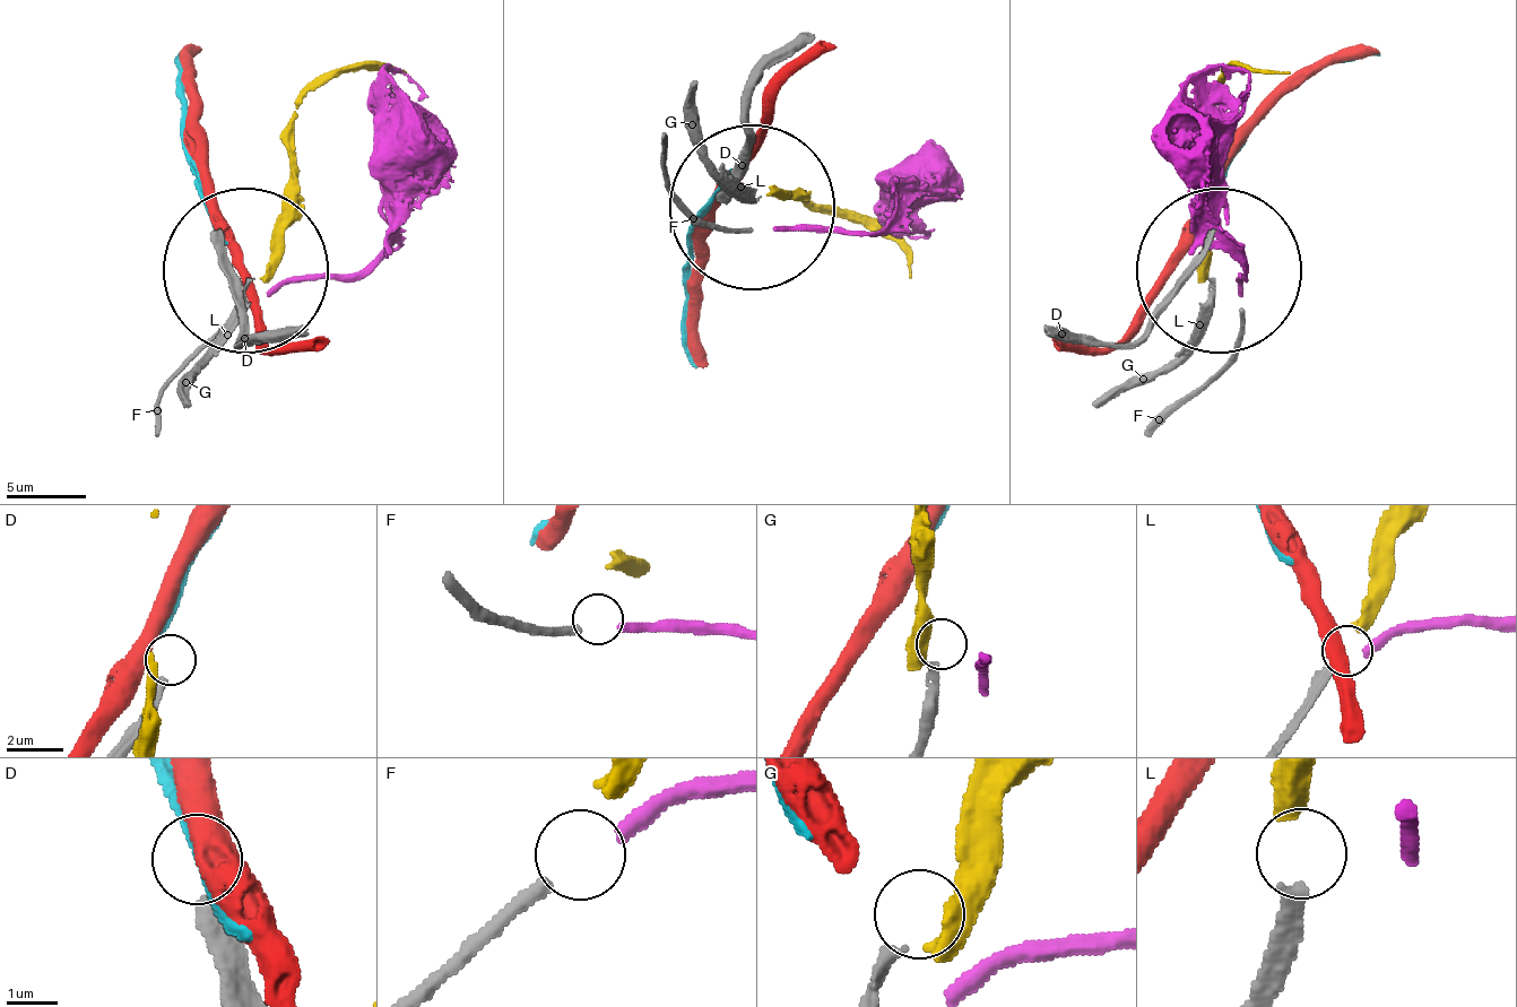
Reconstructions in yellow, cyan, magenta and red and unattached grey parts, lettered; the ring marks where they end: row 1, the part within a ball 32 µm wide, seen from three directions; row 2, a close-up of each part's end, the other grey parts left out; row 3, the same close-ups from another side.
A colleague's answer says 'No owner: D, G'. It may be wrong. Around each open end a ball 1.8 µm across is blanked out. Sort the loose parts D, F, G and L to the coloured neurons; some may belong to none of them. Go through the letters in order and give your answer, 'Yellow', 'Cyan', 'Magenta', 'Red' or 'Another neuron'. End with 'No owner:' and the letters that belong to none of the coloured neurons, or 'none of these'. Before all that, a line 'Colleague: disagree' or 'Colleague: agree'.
Colleague: agree
D: Another neuron
F: Magenta
G: Another neuron
L: Yellow
No owner: D, G

